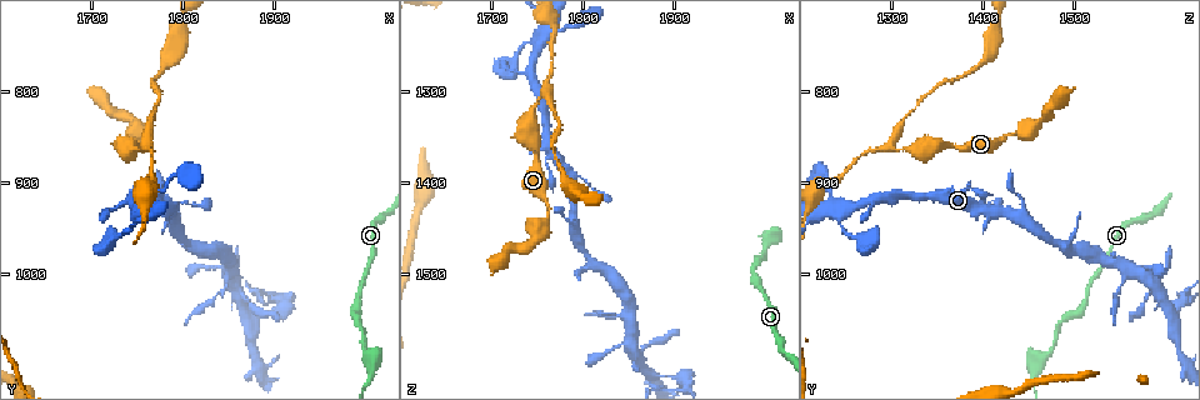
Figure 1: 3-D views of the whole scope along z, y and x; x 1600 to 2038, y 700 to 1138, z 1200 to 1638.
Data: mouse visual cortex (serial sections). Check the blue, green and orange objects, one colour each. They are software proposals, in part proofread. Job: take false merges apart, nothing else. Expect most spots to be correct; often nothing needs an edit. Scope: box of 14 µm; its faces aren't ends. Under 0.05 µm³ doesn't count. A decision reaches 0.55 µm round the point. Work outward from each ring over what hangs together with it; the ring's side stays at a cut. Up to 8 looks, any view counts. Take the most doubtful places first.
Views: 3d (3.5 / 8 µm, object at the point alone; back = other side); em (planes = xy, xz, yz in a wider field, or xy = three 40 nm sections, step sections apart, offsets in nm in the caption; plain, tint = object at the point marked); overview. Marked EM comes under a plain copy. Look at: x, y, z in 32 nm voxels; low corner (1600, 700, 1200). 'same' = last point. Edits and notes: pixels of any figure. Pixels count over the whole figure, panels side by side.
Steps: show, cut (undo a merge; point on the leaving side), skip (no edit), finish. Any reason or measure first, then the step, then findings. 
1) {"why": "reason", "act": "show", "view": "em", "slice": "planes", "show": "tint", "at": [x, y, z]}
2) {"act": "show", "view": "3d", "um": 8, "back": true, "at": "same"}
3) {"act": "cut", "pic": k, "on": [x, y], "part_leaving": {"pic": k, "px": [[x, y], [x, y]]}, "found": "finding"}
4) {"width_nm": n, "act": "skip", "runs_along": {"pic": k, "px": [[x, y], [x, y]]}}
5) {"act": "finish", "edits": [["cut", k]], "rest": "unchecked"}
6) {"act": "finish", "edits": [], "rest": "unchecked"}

{"why": "arms part here", "act": "show", "view": "3d", "um": 3.5, "at": [1760, 860, 1300]}

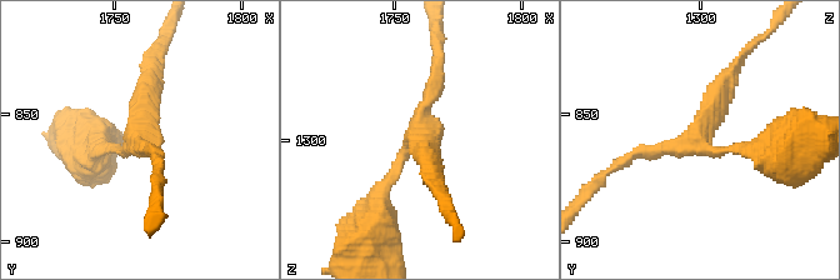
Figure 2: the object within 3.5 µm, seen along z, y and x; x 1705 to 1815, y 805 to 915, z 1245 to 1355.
{"arms": 3, "arm_widths_nm": [200, 200, 300], "act": "show", "view": "em", "slice": "planes", "show": "tint", "at": [1760, 860, 1300]}

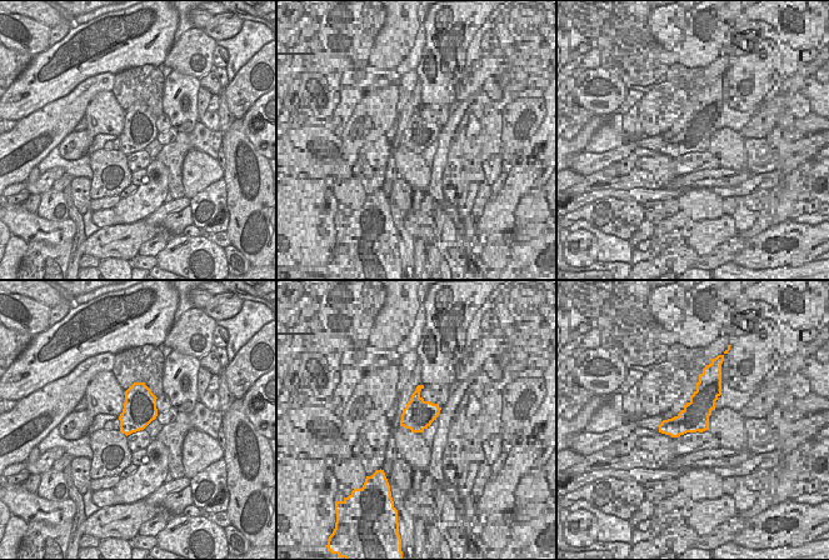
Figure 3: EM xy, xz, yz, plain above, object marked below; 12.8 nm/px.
{"act": "show", "view": "em", "slice": "xy", "step": 2, "show": "tint", "at": "same"}

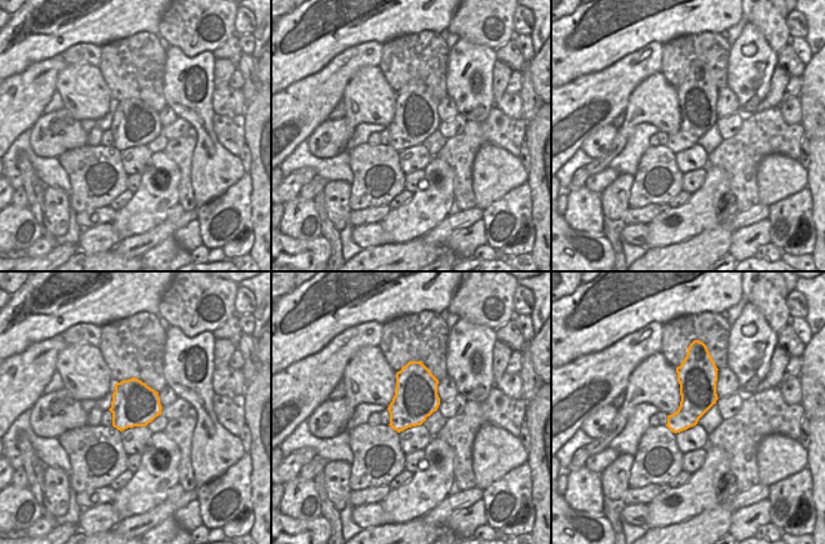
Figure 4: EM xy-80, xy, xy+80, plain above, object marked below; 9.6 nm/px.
{"act": "skip", "runs_along": {"pic": 2, "px": [[96, 146], [131, 150], [158, 70]]}, "found": "one cell here"}

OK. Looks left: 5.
{"why": "branch point", "act": "show", "view": "3d", "um": 8, "at": [2010, 1100, 1460]}

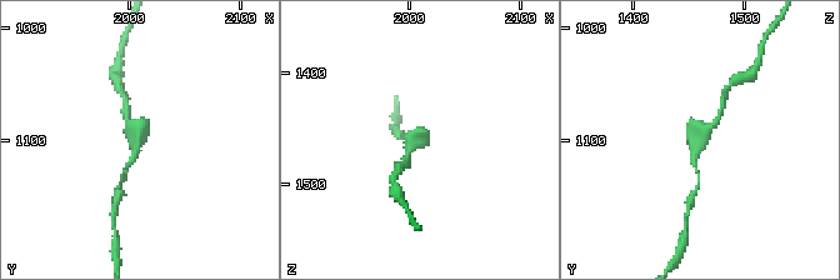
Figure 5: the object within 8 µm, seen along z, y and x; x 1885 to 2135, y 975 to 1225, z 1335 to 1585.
{"act": "show", "view": "em", "slice": "planes", "show": "tint", "at": [2008, 1098, 1462]}

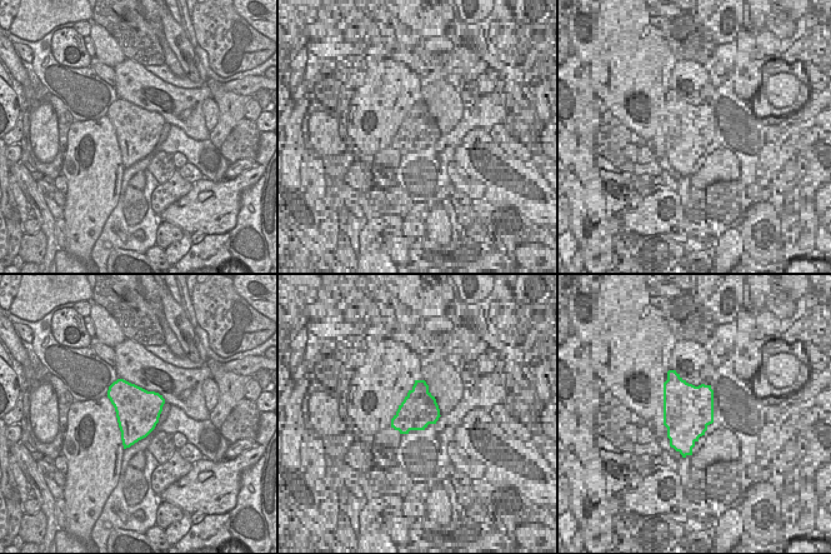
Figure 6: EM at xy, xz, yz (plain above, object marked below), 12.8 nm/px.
{"act": "skip", "runs_along": {"pic": 5, "px": [[406, 163], [426, 133]]}, "found": "continuous, no second cell"}

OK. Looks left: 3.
{"why": "calibre changes", "act": "show", "view": "3d", "um": 3.5, "back": true, "at": [1735, 950, 1245]}

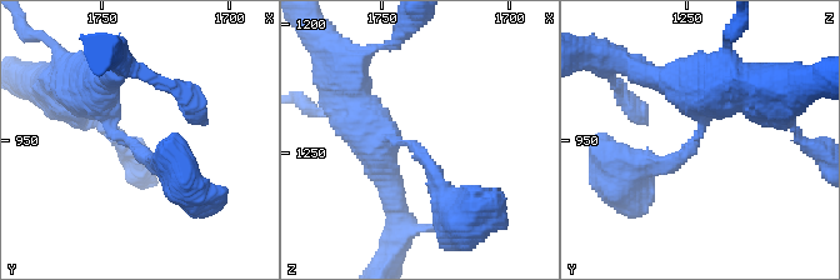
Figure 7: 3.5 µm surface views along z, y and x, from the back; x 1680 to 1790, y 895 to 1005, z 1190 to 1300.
{"act": "show", "view": "em", "slice": "xy", "step": 1, "show": "tint", "at": [1738, 950, 1247]}

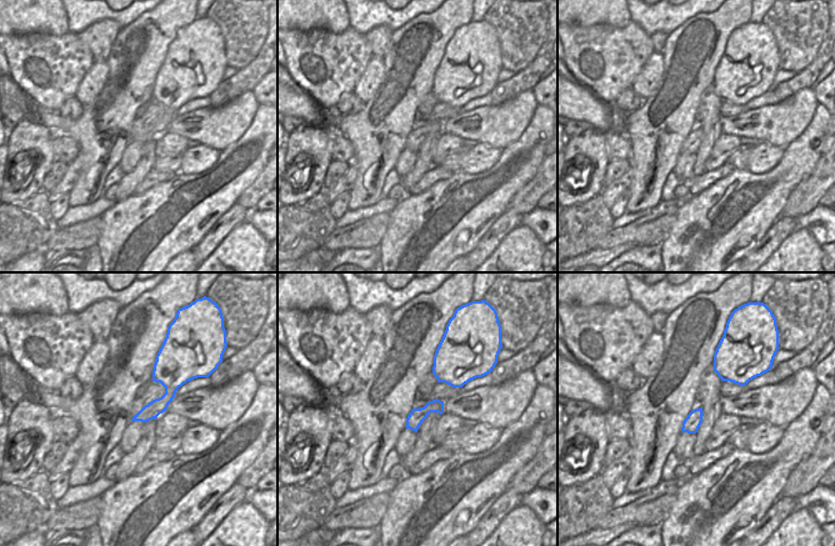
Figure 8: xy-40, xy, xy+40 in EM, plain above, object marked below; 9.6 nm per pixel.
{"arm_widths_nm": [200, 400], "act": "skip", "runs_along": {"pic": 7, "px": [[99, 81], [106, 124], [169, 170]]}, "found": "continuous, no second cell"}

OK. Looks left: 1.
{"act": "finish", "edits": [], "rest": "unchecked"}

